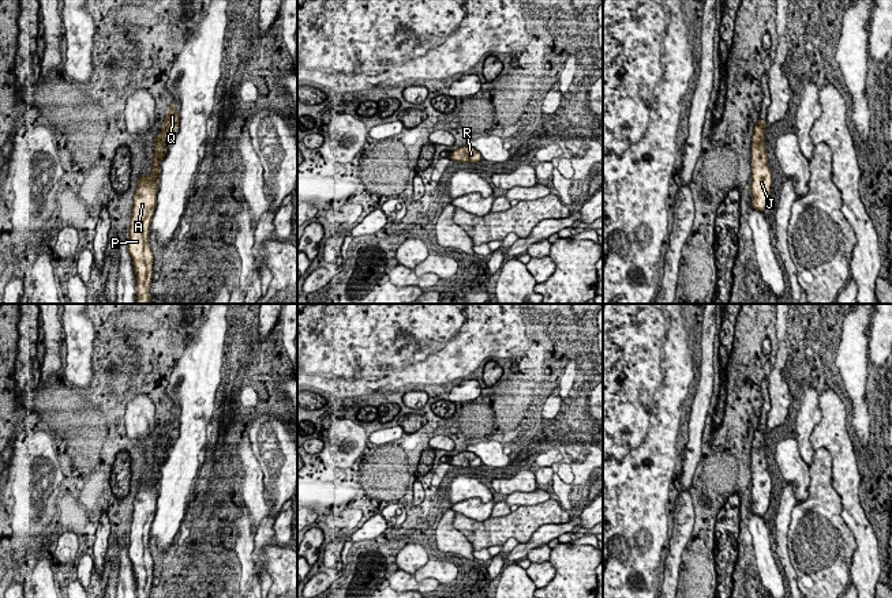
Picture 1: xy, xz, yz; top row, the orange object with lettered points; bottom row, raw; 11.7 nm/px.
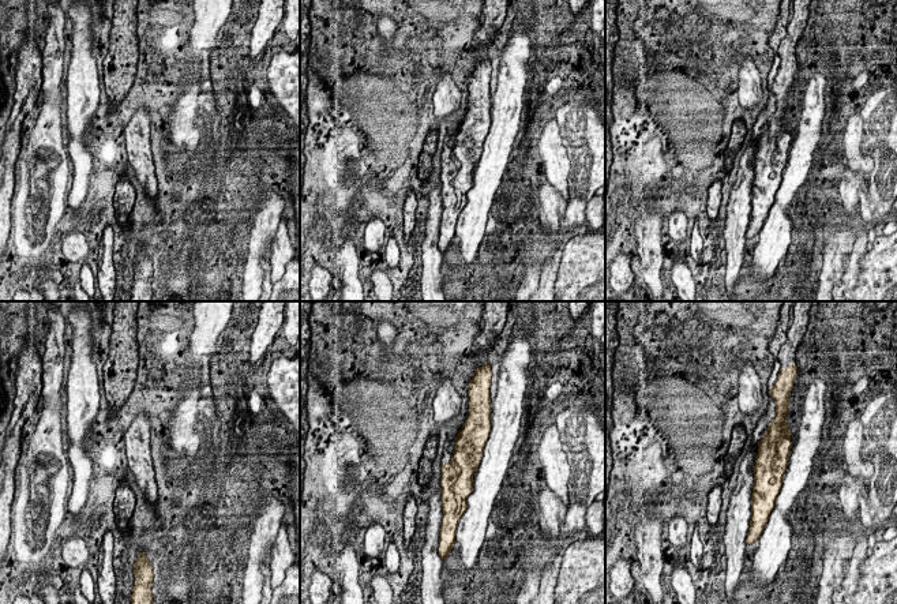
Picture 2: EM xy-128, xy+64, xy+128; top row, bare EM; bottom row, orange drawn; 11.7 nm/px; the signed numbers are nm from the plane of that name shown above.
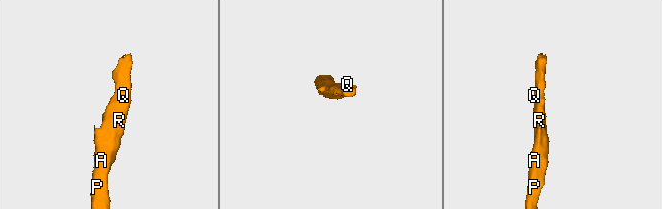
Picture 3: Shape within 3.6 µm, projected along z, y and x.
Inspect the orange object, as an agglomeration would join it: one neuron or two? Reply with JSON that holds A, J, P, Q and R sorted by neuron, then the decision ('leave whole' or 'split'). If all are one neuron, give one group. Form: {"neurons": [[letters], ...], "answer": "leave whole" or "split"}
{"neurons": [["A", "J", "P", "Q", "R"]], "answer": "leave whole"}

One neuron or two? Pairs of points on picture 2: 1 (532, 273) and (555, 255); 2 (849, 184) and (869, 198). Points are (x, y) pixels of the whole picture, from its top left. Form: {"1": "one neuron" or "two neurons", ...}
{"1": "one neuron", "2": "two neurons"}

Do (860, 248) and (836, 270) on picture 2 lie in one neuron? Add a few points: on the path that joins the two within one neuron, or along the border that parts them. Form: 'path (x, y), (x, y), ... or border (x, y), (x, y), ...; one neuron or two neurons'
path (854, 255), (854, 259), (843, 270); one neuron

